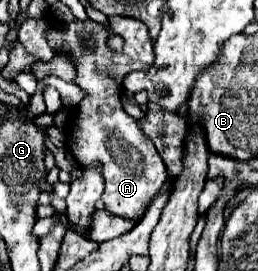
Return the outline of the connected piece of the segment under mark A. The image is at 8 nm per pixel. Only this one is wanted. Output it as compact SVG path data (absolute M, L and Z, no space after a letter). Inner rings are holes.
M51 16L47 20L51 22L51 30L47 34L51 48L65 50L73 56L77 66L75 84L87 92L87 98L83 98L77 106L77 118L67 122L67 148L75 156L79 166L85 166L93 160L103 164L105 192L101 200L105 208L115 216L125 216L127 220L137 222L167 182L165 164L153 148L153 142L141 132L137 120L123 110L119 100L123 94L123 76L133 70L147 70L153 64L153 42L149 30L135 18L109 18L111 30L115 34L121 34L125 40L121 52L111 52L107 48L107 32L101 24L93 20L63 24L53 20ZM85 36L89 38L89 46L83 44Z

